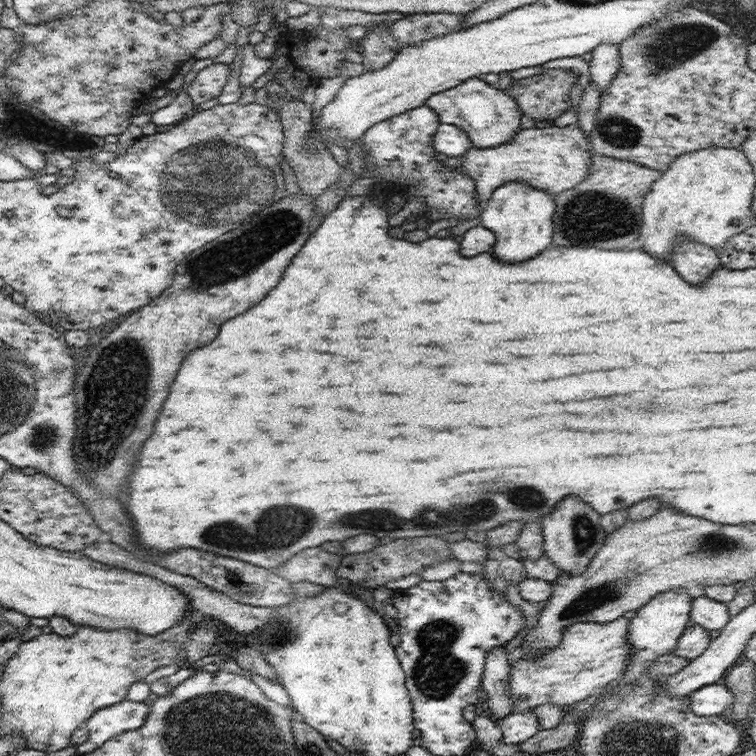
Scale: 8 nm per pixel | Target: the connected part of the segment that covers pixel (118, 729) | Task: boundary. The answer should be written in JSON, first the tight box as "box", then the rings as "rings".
{"box":[77,698,150,753],"rings":[[[126,698],[122,702],[94,711],[85,722],[90,734],[89,739],[78,745],[77,752],[91,753],[118,734],[142,728],[150,707],[150,704],[132,702]]]}

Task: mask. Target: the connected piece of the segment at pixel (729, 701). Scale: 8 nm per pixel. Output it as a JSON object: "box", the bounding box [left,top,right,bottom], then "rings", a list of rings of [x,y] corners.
{"box":[689,683,735,716],"rings":[[[717,683],[707,684],[689,694],[690,708],[698,716],[726,715],[735,701],[733,692]]]}

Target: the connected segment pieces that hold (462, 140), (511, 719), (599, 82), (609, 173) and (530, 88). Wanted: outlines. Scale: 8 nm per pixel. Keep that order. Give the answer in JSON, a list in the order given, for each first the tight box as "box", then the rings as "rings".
[{"box":[433,123,473,159],"rings":[[[439,123],[439,128],[433,137],[433,147],[443,159],[462,157],[473,146],[466,132],[453,124]]]},{"box":[497,711,539,744],"rings":[[[534,711],[510,713],[497,721],[503,732],[503,741],[508,744],[520,744],[539,731],[538,715]]]},{"box":[589,43,621,92],"rings":[[[602,43],[591,52],[589,61],[591,80],[601,92],[606,92],[621,65],[619,44]]]},{"box":[552,152,663,250],"rings":[[[596,152],[591,155],[589,169],[590,175],[582,183],[555,195],[552,246],[590,246],[602,250],[634,246],[641,233],[643,200],[663,172]]]},{"box":[504,68,579,120],"rings":[[[571,68],[545,69],[544,72],[528,76],[523,79],[513,79],[512,83],[504,90],[516,99],[521,111],[534,120],[554,120],[563,111],[571,107],[570,88],[579,79],[578,73]]]}]

